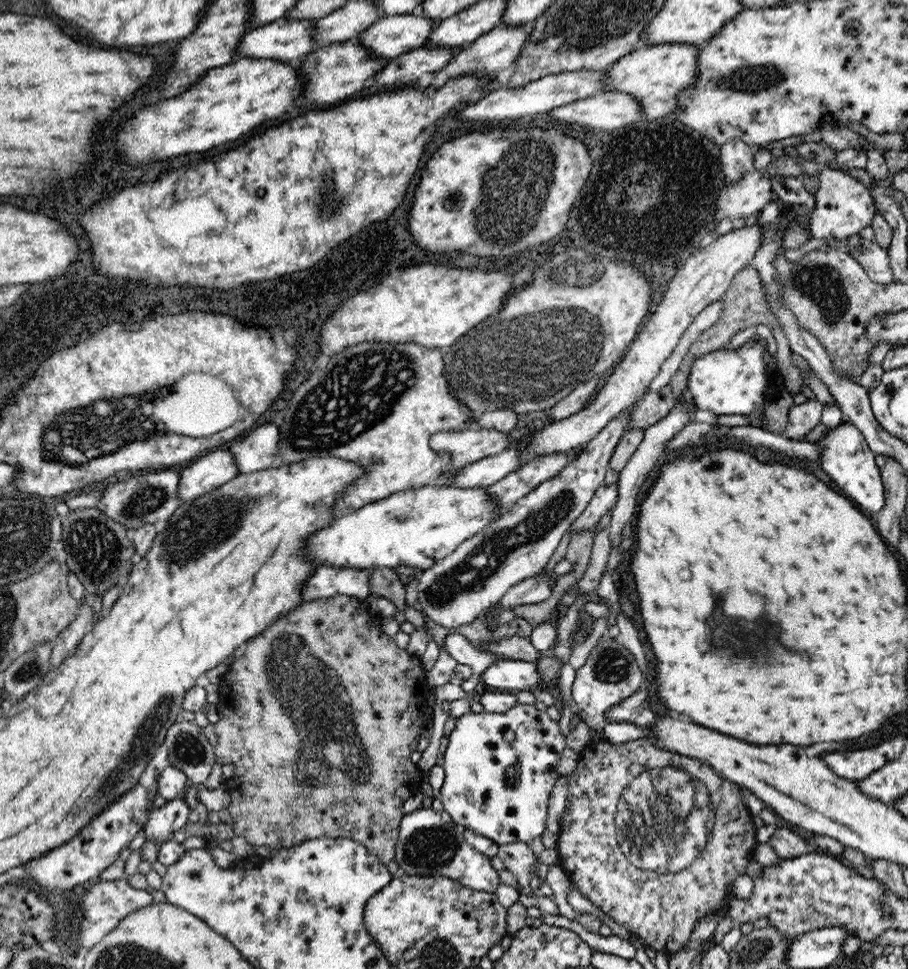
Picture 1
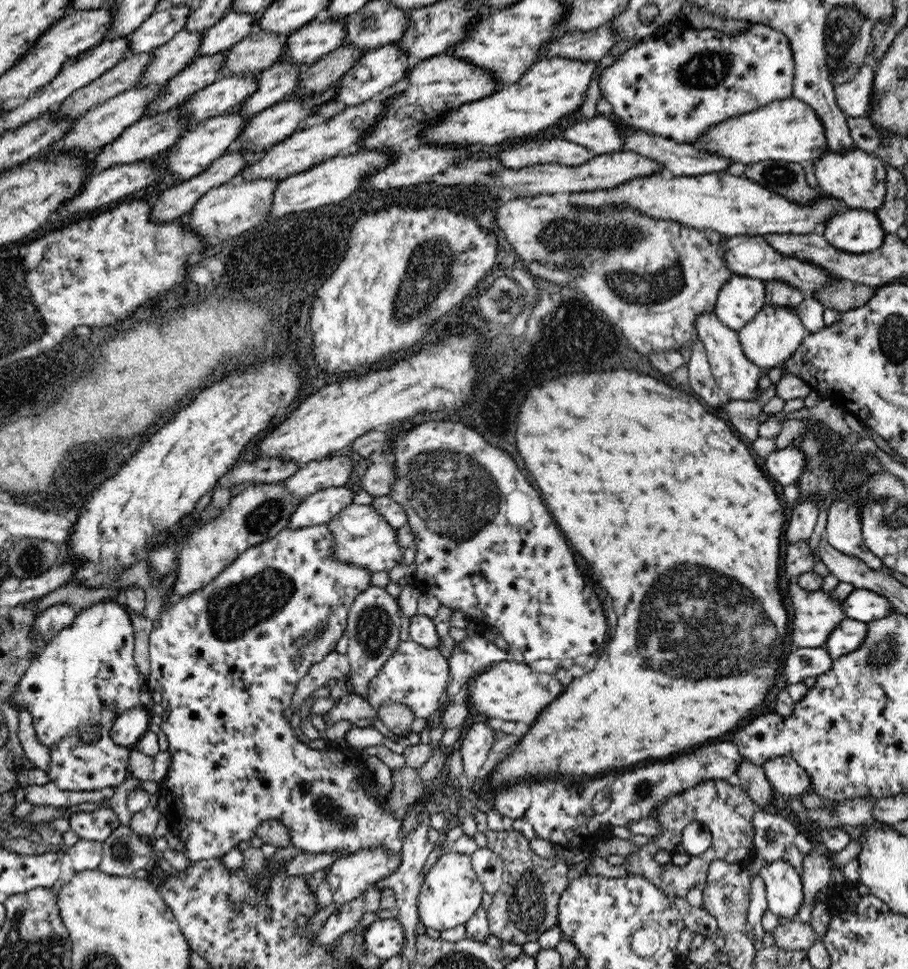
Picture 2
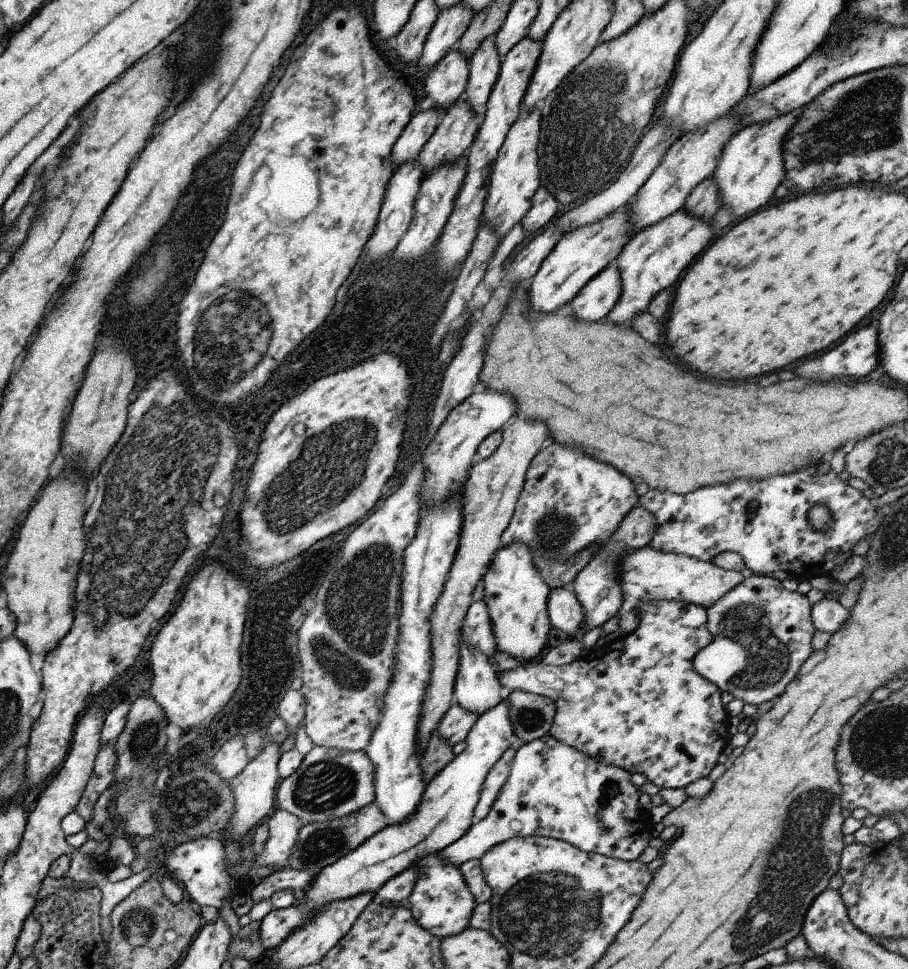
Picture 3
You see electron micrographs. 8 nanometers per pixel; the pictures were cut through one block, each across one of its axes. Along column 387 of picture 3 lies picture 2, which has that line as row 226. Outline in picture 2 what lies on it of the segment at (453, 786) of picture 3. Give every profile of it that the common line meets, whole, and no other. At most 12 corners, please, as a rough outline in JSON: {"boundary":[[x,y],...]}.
{"boundary":[[849,208],[820,233],[856,255],[878,250],[886,236],[874,211]]}

